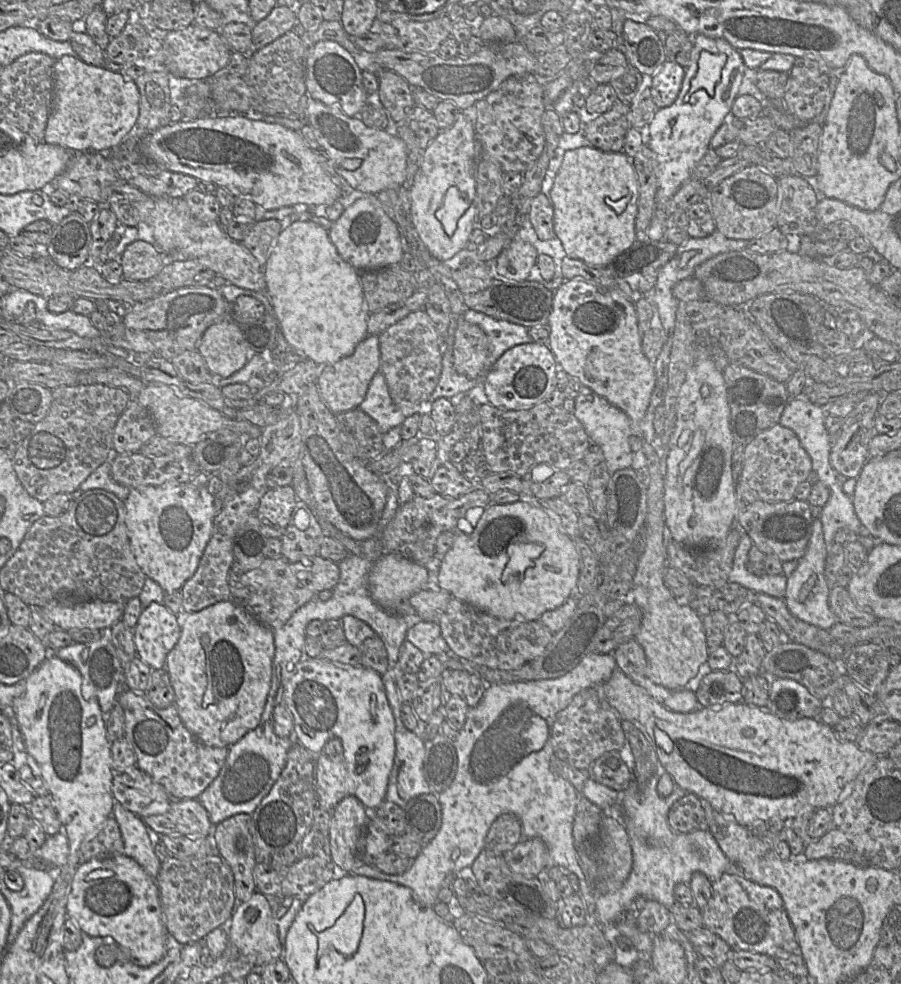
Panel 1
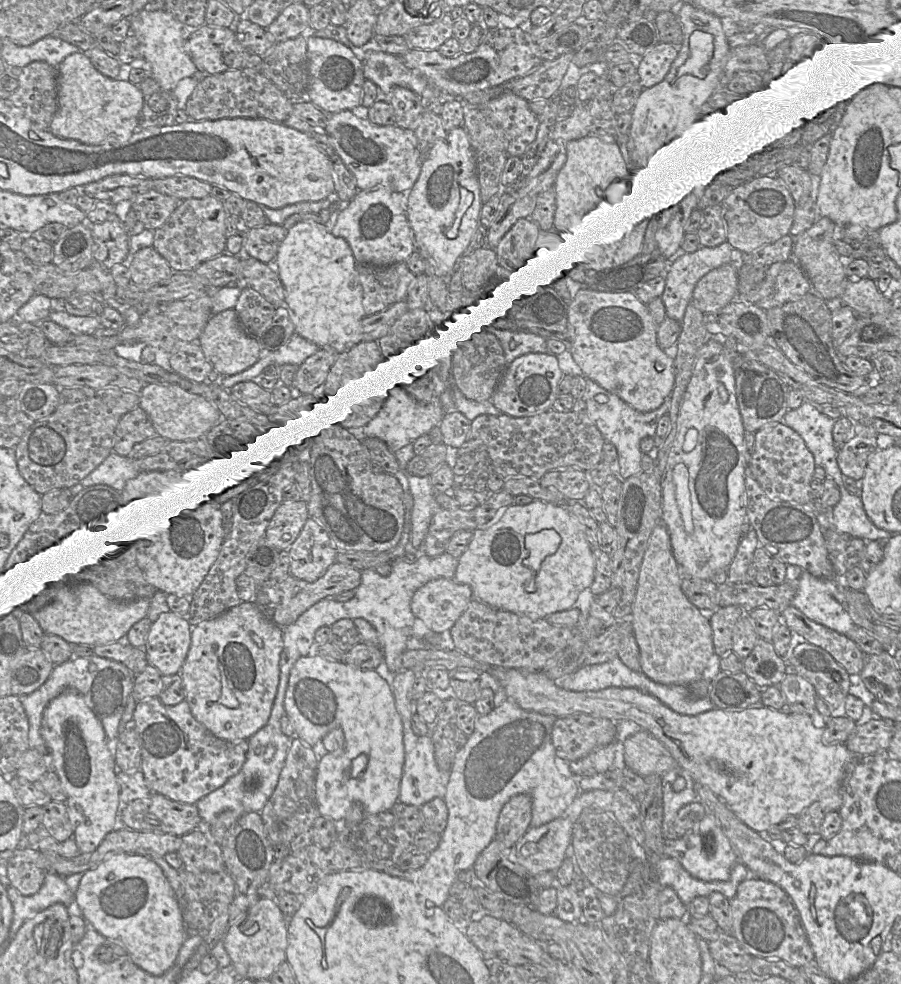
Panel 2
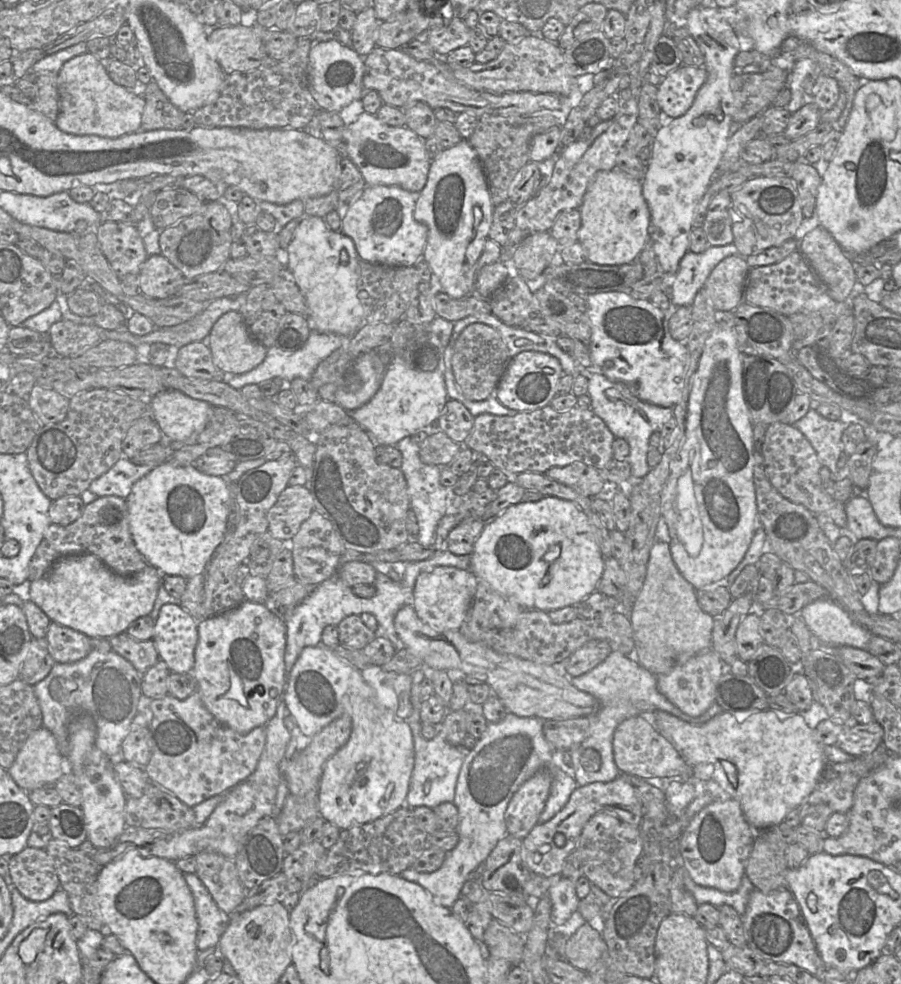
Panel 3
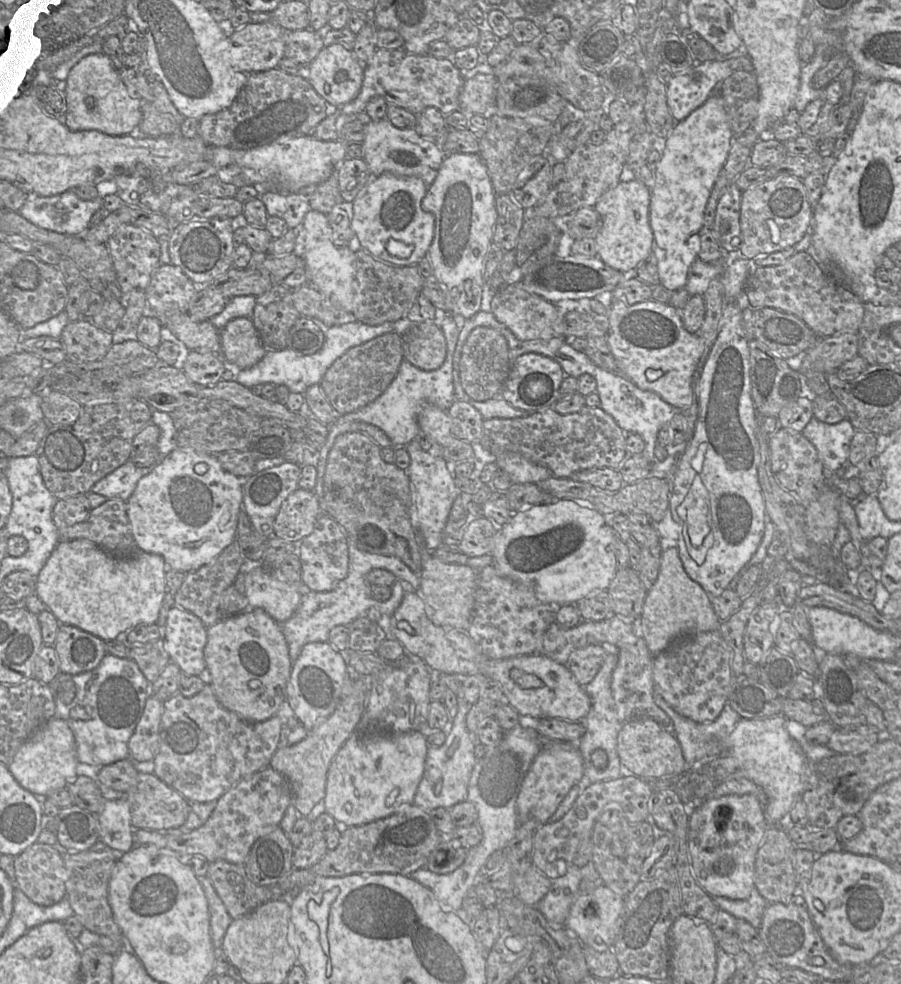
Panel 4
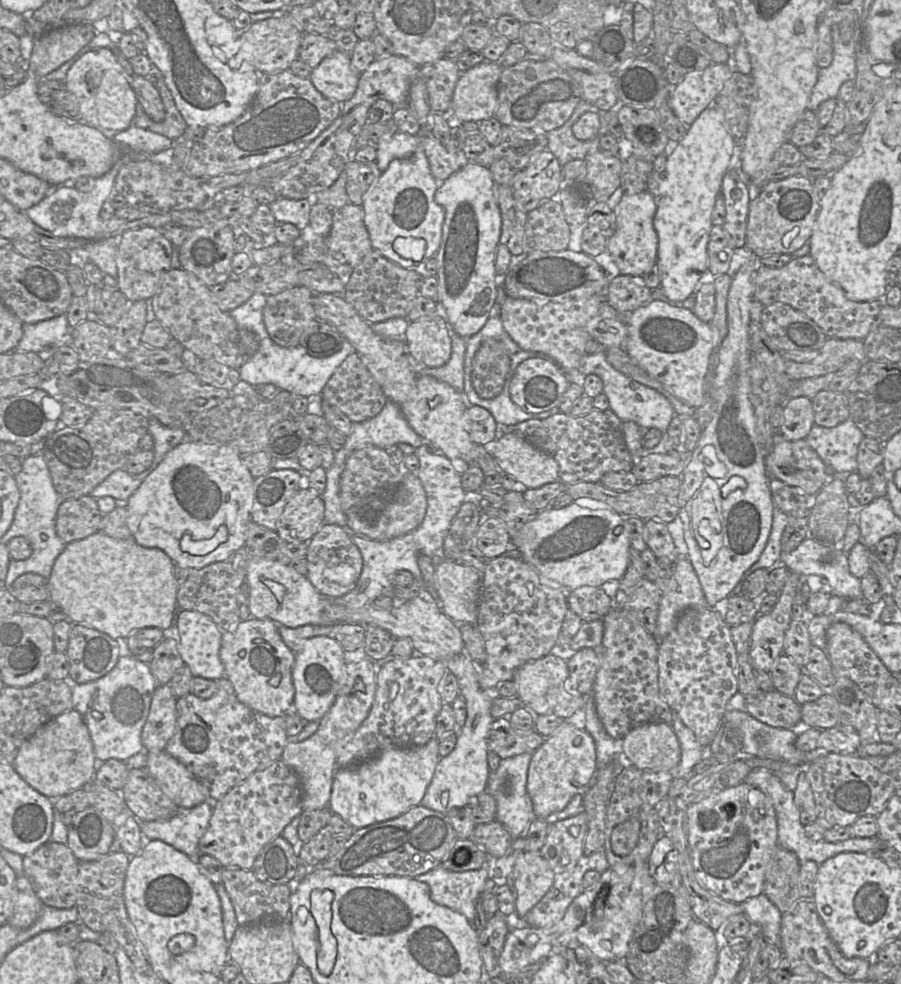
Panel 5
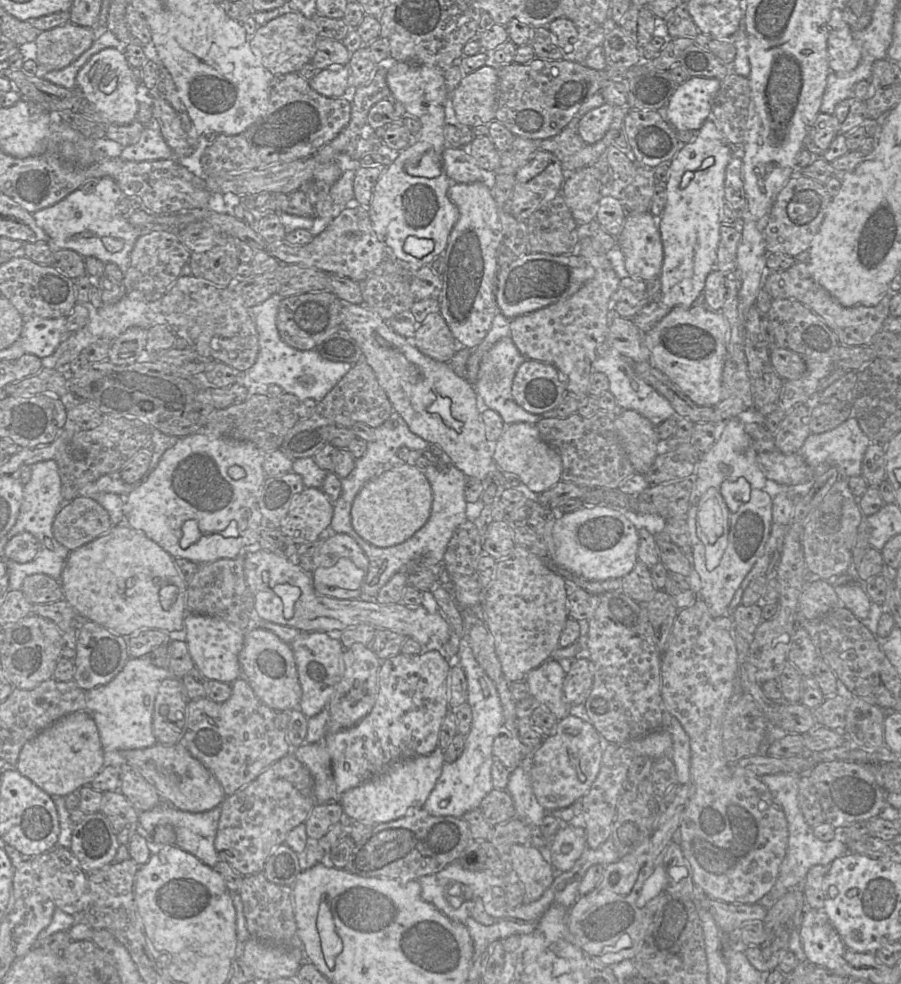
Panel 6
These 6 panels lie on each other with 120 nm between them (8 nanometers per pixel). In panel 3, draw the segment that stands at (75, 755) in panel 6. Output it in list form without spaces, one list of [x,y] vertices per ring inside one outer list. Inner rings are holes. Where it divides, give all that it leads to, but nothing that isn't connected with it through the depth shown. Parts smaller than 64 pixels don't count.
[[[41,726],[25,740],[13,764],[6,770],[20,788],[30,792],[43,786],[54,786],[66,771],[66,758],[61,754],[54,735]]]

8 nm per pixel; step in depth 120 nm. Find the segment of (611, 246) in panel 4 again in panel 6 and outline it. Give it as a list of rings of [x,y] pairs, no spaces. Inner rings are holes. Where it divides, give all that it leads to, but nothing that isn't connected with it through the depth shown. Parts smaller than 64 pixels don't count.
[[[650,212],[627,214],[616,244],[619,245],[623,253],[625,268],[631,278],[647,282],[660,275],[663,263],[663,244],[658,220]]]

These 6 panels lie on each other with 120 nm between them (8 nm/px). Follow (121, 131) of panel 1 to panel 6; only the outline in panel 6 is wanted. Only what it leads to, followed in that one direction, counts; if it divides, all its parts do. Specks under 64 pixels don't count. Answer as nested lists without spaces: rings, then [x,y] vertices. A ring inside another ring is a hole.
[[[106,48],[93,55],[76,75],[76,88],[110,124],[126,125],[136,120],[137,83],[123,49]]]

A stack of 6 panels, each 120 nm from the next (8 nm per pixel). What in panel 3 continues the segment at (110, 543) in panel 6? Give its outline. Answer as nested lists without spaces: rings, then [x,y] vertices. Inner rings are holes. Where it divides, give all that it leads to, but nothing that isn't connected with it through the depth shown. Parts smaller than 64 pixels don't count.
[[[90,553],[71,554],[55,561],[42,578],[30,582],[30,600],[51,622],[71,628],[89,638],[111,638],[126,632],[133,621],[151,613],[161,584],[162,574],[149,564],[138,573],[120,576]]]

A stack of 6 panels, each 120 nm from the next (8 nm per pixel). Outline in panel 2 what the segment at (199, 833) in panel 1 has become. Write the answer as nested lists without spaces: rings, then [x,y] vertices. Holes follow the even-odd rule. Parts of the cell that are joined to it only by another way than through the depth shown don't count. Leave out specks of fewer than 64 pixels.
[[[152,792],[148,797],[122,805],[123,825],[135,831],[183,836],[201,826],[196,804],[184,804]]]

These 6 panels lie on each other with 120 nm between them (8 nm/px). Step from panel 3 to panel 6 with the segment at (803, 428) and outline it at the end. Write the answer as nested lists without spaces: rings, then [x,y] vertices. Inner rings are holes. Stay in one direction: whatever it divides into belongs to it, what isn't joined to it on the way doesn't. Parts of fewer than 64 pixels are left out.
[[[852,416],[830,431],[820,434],[811,433],[798,453],[813,470],[819,470],[822,465],[834,466],[842,478],[850,478],[861,475],[863,457],[870,443],[857,419]]]

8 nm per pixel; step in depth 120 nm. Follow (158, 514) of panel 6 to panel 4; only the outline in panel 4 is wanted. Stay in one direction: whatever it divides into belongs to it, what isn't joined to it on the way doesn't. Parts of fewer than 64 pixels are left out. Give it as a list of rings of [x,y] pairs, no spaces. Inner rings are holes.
[[[176,448],[164,458],[159,459],[157,466],[148,474],[143,476],[126,501],[127,515],[130,529],[136,545],[136,551],[160,555],[167,564],[167,570],[175,570],[189,573],[198,570],[202,566],[211,563],[226,547],[235,541],[238,515],[243,503],[242,479],[223,469],[222,465],[212,453],[199,452],[192,448]]]

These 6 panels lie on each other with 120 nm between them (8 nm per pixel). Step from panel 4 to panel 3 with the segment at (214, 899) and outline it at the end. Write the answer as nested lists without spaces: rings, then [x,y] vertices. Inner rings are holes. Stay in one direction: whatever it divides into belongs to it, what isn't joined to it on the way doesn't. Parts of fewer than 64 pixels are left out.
[[[186,873],[184,878],[195,902],[198,921],[196,938],[198,951],[217,947],[230,916],[219,909],[207,888],[195,873]]]

